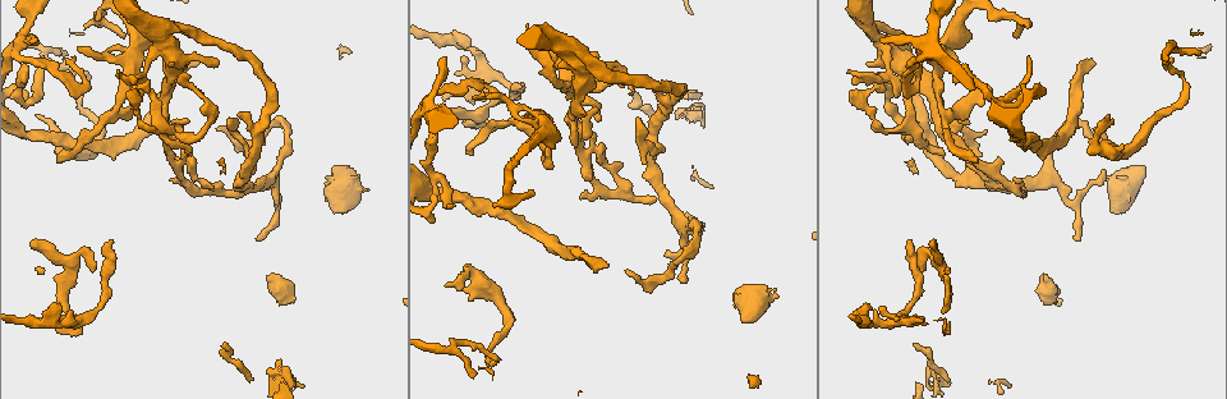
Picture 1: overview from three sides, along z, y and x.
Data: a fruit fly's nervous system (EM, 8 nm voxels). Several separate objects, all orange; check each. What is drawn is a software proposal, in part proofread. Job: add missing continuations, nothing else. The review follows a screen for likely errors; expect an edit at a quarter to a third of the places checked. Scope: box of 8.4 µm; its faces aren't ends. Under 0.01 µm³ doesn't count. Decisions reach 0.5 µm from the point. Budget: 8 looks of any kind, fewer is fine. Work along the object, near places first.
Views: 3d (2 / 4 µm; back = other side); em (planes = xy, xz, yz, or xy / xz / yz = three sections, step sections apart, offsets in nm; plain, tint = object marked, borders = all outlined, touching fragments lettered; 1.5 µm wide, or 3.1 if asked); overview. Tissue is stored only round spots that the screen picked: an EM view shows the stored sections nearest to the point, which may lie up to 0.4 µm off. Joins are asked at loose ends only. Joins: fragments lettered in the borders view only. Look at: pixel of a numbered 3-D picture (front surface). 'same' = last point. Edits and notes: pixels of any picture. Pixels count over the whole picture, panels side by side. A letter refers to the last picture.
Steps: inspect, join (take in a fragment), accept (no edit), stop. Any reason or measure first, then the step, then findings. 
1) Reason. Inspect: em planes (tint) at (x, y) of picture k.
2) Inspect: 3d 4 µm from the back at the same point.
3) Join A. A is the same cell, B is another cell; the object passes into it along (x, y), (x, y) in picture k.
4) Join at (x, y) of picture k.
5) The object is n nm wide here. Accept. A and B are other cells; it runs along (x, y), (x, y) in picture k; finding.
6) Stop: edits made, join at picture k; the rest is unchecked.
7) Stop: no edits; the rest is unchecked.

Branch stops here. Inspect: em planes (borders) at (627, 269) of picture 1.

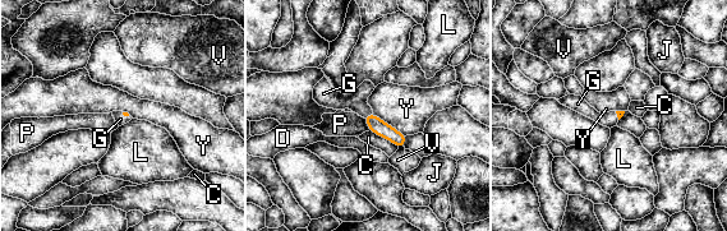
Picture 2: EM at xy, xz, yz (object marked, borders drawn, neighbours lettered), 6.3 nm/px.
Join G. G is the same cell, C, D, J, L, P, V and Y are other cells; the object passes into it along (376, 125), (368, 114), (355, 100) in picture 2; it goes on there.

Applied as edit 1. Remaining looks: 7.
Free end. Inspect: em planes (borders) at (446, 284) of picture 1.

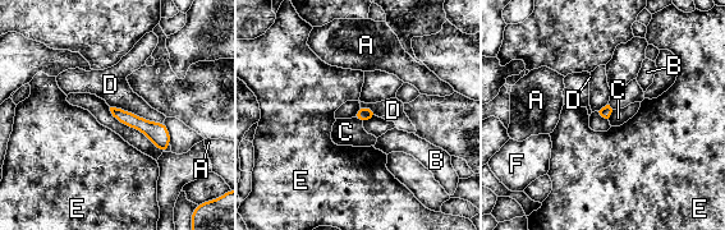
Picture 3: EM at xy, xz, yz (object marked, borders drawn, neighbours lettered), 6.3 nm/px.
Accept. A, B, C, D, E and F are other cells; it runs along (115, 111), (145, 125), (164, 147) in picture 3; none of them fits.

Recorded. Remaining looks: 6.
Free end. Inspect: em xz step 8 (tint) at (38, 41) of picture 1.

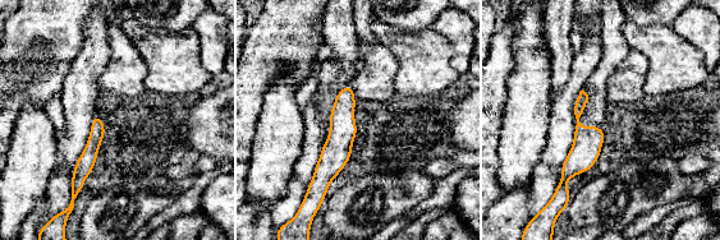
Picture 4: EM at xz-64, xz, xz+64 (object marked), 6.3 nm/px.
Cut it another way. Inspect: em planes (borders) at the same point.

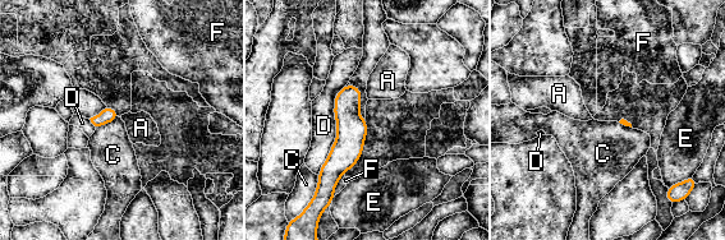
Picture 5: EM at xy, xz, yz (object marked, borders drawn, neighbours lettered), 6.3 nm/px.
Accept. A, C, D, E and F are other cells; a border runs along (350, 83), (361, 93), (365, 119) in picture 5; none of them fits.

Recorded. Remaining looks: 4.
Stop: edits made, join at picture 2; the rest is unchecked.

